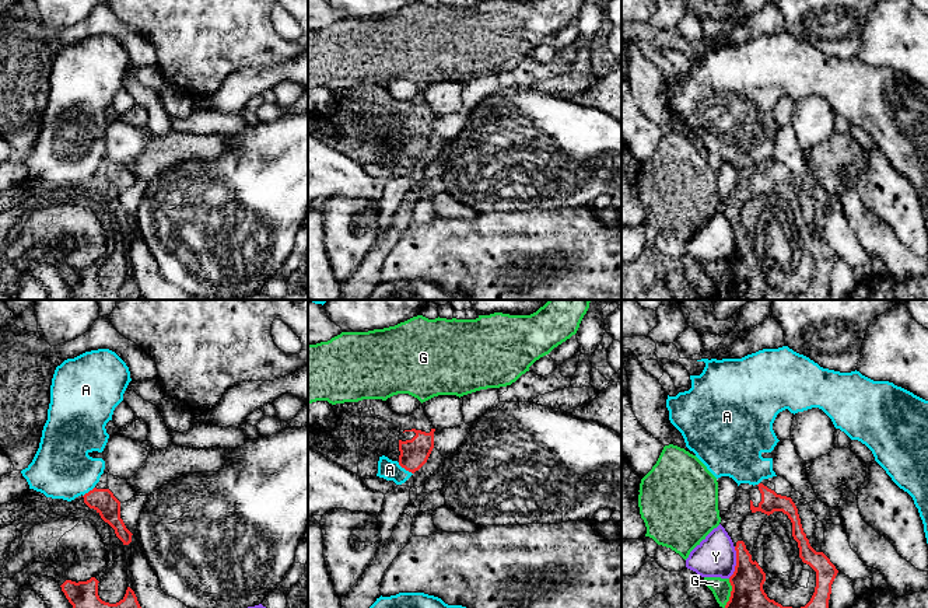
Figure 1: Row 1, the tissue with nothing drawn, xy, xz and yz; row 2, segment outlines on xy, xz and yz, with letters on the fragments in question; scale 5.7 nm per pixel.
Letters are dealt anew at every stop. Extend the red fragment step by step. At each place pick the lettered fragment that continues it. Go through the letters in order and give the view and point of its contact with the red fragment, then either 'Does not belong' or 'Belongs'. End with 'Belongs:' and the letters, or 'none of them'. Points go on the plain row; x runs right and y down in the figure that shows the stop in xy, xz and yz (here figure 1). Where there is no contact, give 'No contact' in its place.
A: Touches red at xz (405, 154). Does not belong
G: Touches red at yz (731, 280). Does not belong
Y: Touches red at yz (736, 248). Does not belong
Belongs: none of them

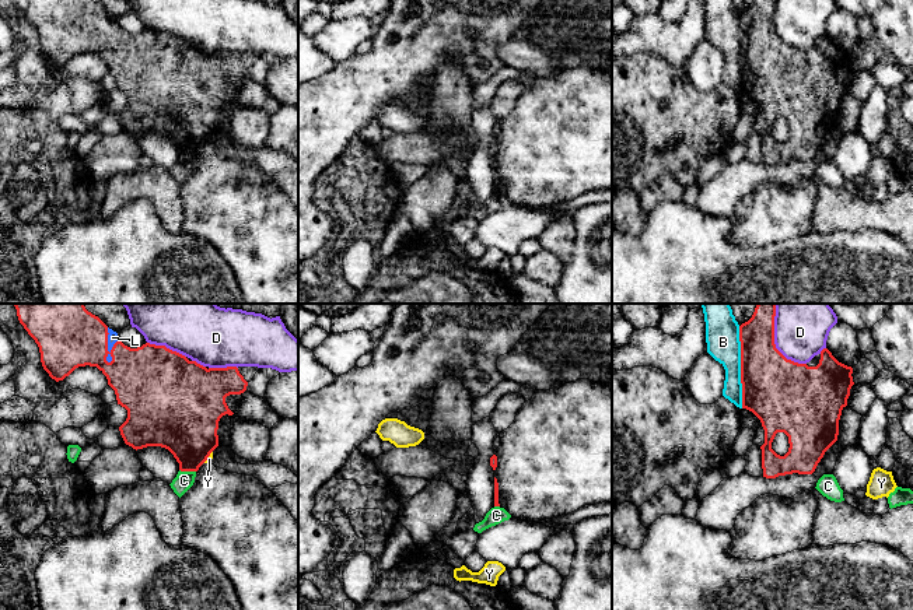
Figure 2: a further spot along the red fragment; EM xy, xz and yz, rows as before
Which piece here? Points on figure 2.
B: Touches red at yz (741, 53). Does not belong
C: Touches red at xy (188, 157). Does not belong
D: Touches red at yz (775, 32). Does not belong
L: Touches red at xy (107, 32). Belongs
Y: Touches red at xy (209, 142). Does not belong
Belongs: L

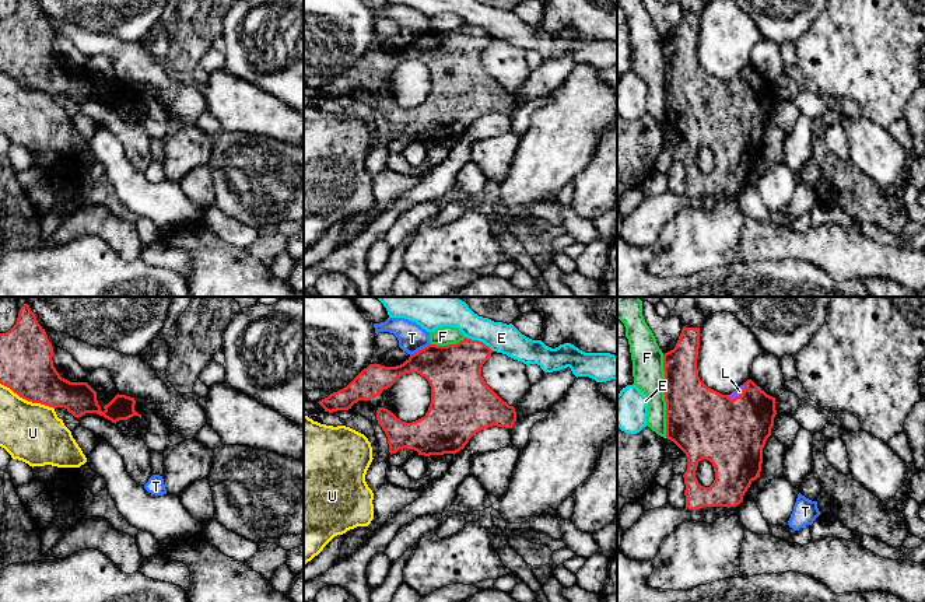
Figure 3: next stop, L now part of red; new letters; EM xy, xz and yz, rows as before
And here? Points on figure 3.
E: Touches red at xz (477, 27). Does not belong
F: Touches red at yz (665, 83). Does not belong
L: Touches red at yz (740, 81). Belongs
T: Touches red at xz (421, 35). Does not belong
U: Touches red at xy (27, 86). Does not belong
Belongs: L

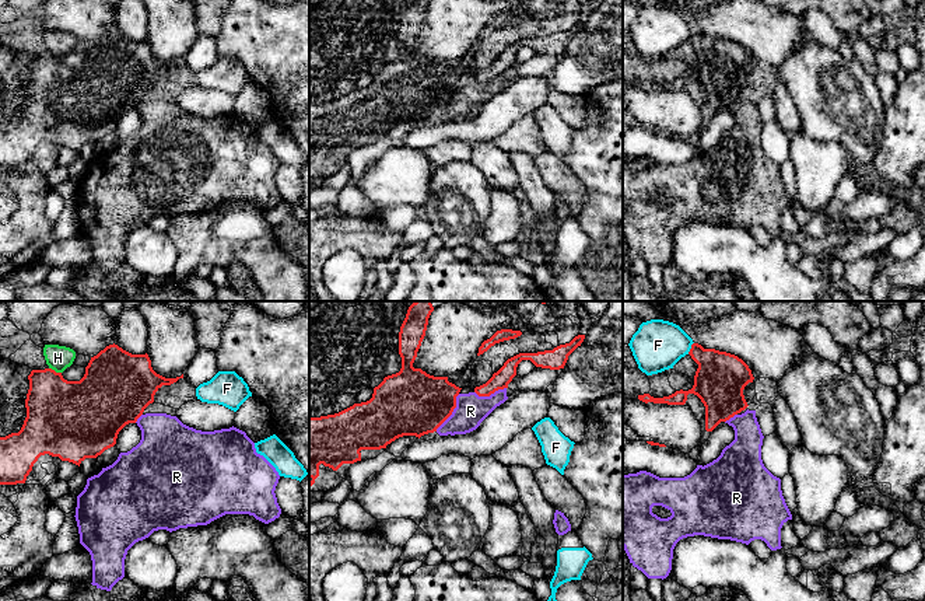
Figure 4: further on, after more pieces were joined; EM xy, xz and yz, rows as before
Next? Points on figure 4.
F: Touches red at yz (692, 34). Does not belong
H: Touches red at xy (53, 56). Does not belong
R: Touches red at xz (452, 97). Does not belong
Belongs: none of them

